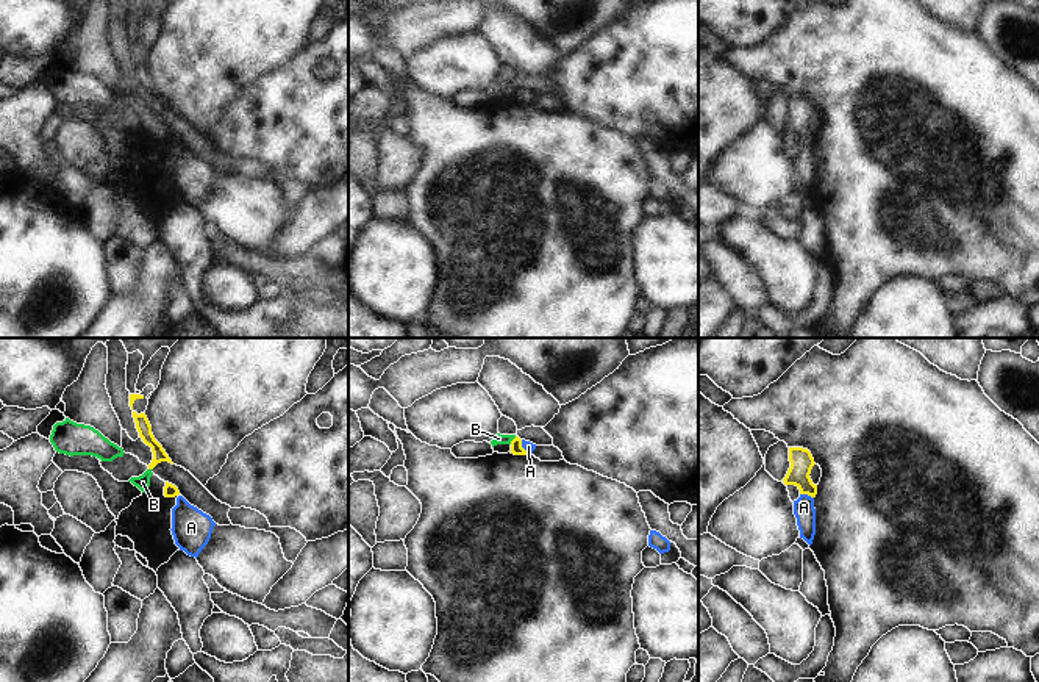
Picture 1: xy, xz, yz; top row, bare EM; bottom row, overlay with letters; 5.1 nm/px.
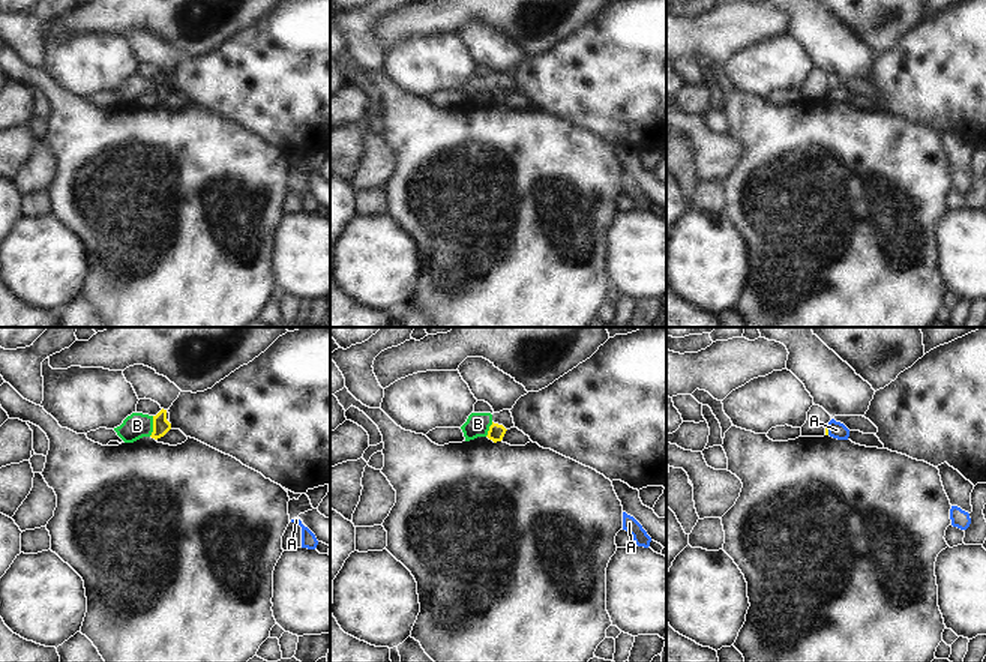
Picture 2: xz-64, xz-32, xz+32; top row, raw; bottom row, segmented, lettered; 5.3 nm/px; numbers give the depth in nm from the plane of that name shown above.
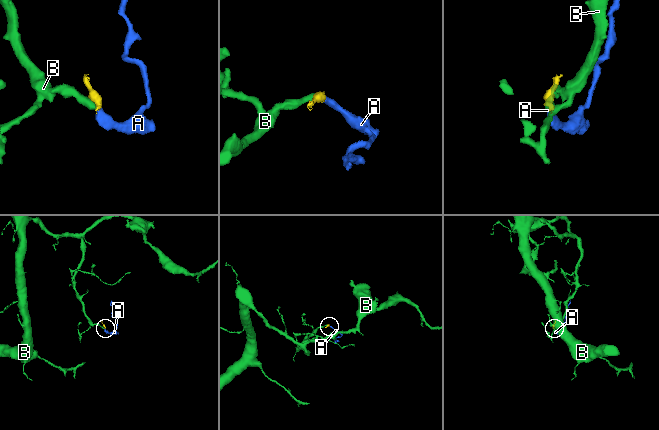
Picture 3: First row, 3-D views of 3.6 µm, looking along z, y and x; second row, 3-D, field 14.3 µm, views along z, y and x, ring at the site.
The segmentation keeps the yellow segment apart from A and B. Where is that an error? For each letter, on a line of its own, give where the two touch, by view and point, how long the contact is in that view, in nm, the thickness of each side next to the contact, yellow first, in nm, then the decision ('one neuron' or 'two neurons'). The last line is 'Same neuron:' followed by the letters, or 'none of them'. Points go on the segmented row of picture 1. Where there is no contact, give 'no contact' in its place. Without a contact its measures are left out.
A: meets yellow in yz at (806, 493); contact 80 nm long; 120 nm thick on the yellow side, 110 nm on the other; one neuron
B: meets yellow in xz at (513, 440); contact 50 nm long; 60 nm thick on the yellow side, 50 nm on the other; two neurons
Same neuron: A

